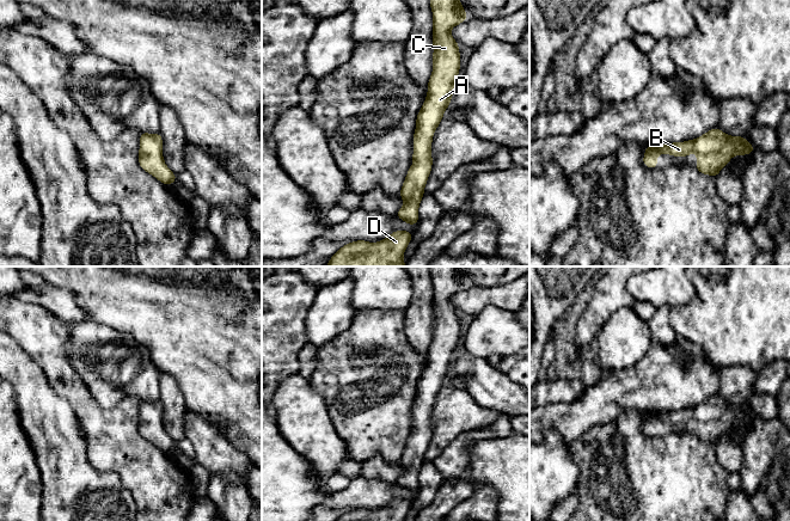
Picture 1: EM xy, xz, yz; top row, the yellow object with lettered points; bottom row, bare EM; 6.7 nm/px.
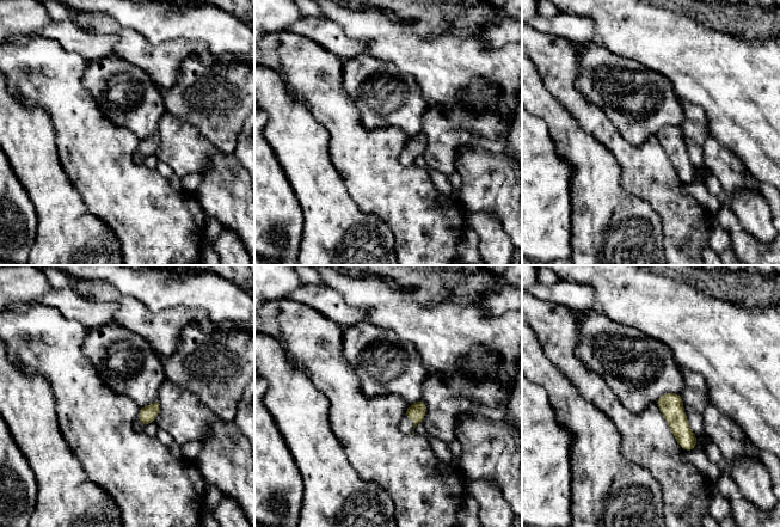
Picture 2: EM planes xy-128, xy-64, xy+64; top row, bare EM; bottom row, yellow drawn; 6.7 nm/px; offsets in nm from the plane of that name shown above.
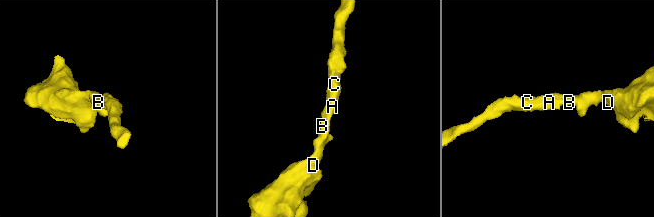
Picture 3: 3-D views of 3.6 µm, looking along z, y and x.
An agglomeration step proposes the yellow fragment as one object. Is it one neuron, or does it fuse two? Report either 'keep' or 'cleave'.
keep

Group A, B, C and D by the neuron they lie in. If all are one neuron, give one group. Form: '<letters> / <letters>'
A B C D

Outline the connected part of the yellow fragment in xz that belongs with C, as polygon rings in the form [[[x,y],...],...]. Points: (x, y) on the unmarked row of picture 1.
[[[430,266],[433,280],[433,339],[428,349],[425,368],[416,385],[414,400],[414,433],[409,434],[399,464],[404,473],[394,483],[408,492],[418,491],[418,474],[431,440],[433,404],[451,373],[460,338],[459,312],[451,298],[469,283],[459,266]]]

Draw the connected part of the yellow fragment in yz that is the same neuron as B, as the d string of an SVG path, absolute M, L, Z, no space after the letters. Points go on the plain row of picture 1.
M719 396L706 399L697 406L668 412L648 412L643 423L643 433L657 436L657 423L669 422L686 425L690 421L697 422L698 437L703 442L717 445L719 439L737 422L753 421L754 413L743 404L724 402Z

